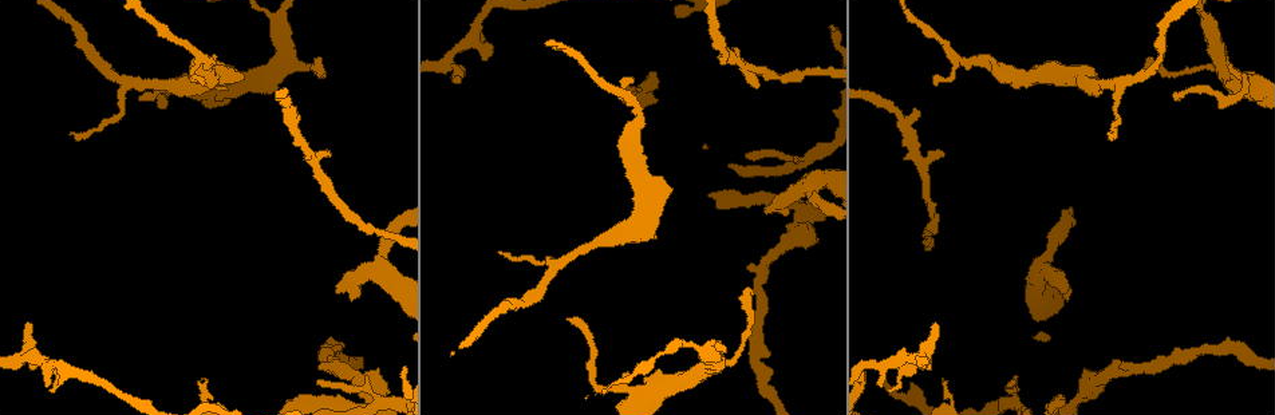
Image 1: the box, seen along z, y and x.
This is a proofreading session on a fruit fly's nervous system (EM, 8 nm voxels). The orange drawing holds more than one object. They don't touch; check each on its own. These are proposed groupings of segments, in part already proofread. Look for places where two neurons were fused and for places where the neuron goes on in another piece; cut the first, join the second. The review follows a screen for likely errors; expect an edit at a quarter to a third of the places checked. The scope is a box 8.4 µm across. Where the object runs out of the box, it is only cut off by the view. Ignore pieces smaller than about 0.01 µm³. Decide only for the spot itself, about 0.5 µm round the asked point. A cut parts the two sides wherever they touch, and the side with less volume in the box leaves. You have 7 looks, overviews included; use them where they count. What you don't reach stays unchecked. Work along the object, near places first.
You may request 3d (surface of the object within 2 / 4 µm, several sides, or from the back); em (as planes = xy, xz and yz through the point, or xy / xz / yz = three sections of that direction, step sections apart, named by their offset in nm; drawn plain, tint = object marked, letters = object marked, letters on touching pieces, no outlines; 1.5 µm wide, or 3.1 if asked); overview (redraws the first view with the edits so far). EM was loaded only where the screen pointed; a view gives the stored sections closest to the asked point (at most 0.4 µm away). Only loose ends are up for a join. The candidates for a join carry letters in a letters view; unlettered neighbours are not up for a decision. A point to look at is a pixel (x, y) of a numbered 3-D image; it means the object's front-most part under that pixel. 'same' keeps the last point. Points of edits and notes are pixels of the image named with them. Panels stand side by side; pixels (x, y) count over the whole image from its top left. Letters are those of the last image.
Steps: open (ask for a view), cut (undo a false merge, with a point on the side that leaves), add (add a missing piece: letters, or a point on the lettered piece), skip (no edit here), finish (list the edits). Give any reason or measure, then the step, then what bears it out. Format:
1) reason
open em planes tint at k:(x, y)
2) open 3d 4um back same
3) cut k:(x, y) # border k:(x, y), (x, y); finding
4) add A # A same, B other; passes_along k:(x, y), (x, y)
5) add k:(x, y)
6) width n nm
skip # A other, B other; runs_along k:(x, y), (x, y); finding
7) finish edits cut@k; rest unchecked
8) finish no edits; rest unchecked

branch stops here
open 3d 4um at 1:(934, 78)

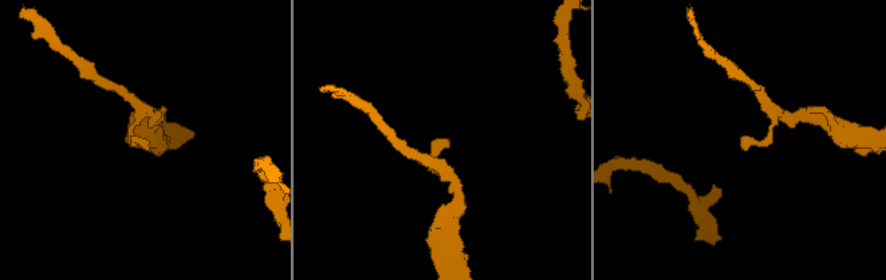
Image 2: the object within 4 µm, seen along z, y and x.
need the tissue
open em xy step 4 letters at 2:(149, 141)

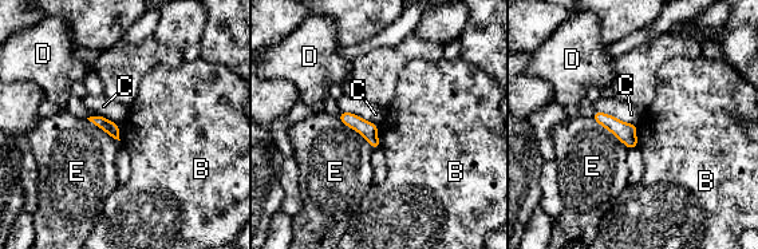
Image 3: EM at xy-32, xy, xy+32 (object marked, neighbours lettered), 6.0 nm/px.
skip # B other, C other, D other, E other; border 3:(635, 125), (638, 146); no lettered piece goes on from it

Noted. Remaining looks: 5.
tapers out
open 3d 2um at 1:(1176, 99)

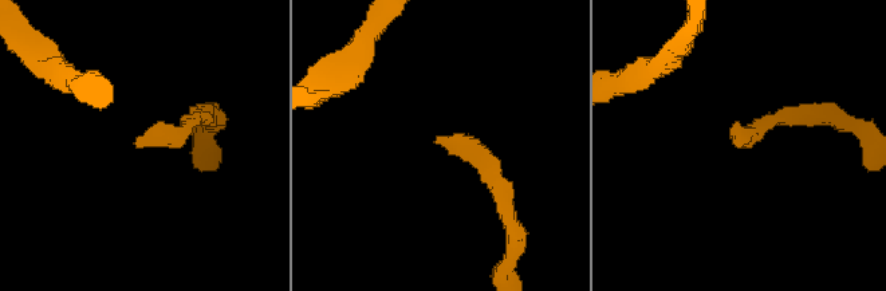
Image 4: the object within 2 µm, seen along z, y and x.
open em planes plain at 4:(438, 139)

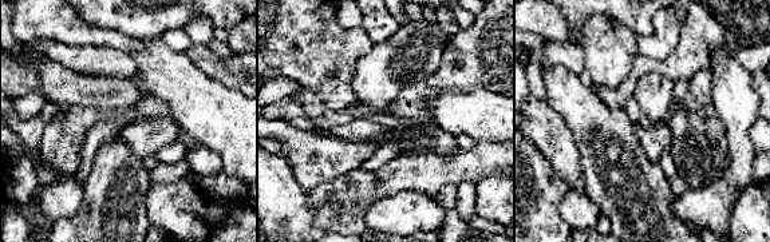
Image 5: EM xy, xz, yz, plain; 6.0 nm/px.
open em planes letters same

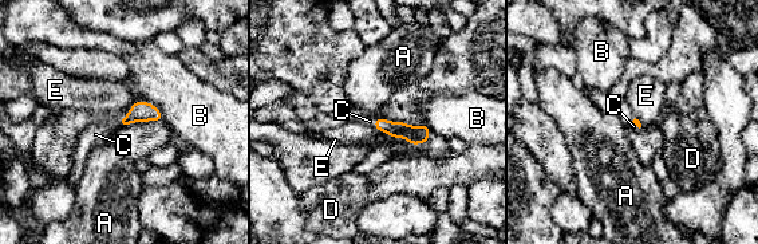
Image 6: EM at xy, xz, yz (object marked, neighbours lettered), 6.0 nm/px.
longest_contact B 200 nm
add C # A other, B other, C same, D other, E other; the neuron continues

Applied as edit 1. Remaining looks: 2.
redraw
open overview

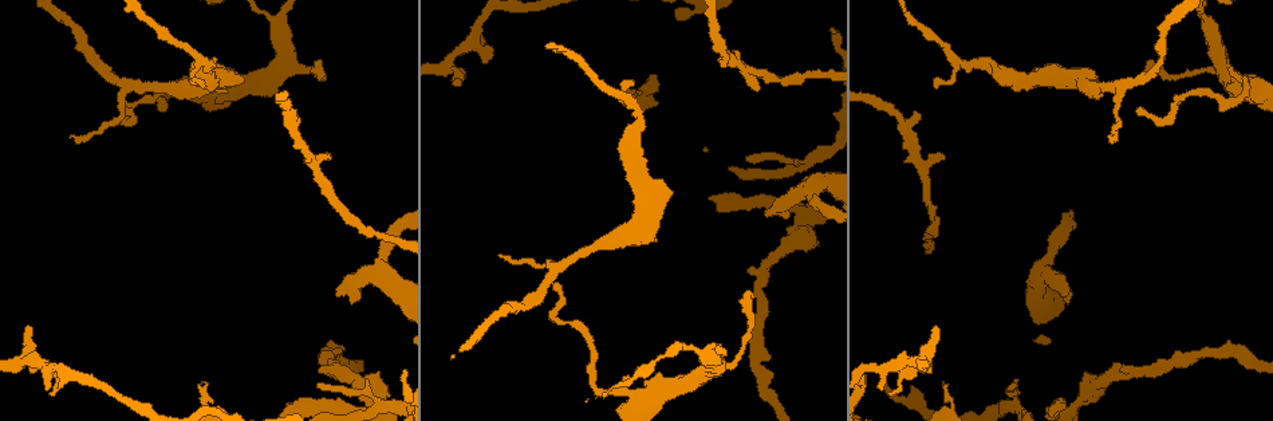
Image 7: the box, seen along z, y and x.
free end
open em yz step 8 letters at 7:(779, 214)

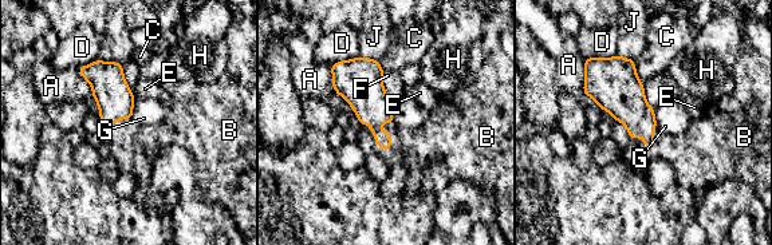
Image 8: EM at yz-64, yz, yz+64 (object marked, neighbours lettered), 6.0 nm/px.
add B # A other, B same, C other, D other, E other, F other, G other, H other, J other; passes_along 8:(369, 101), (390, 135), (428, 153); it goes on there

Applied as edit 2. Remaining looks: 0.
finish edits add@6, add@8; rest unchecked

